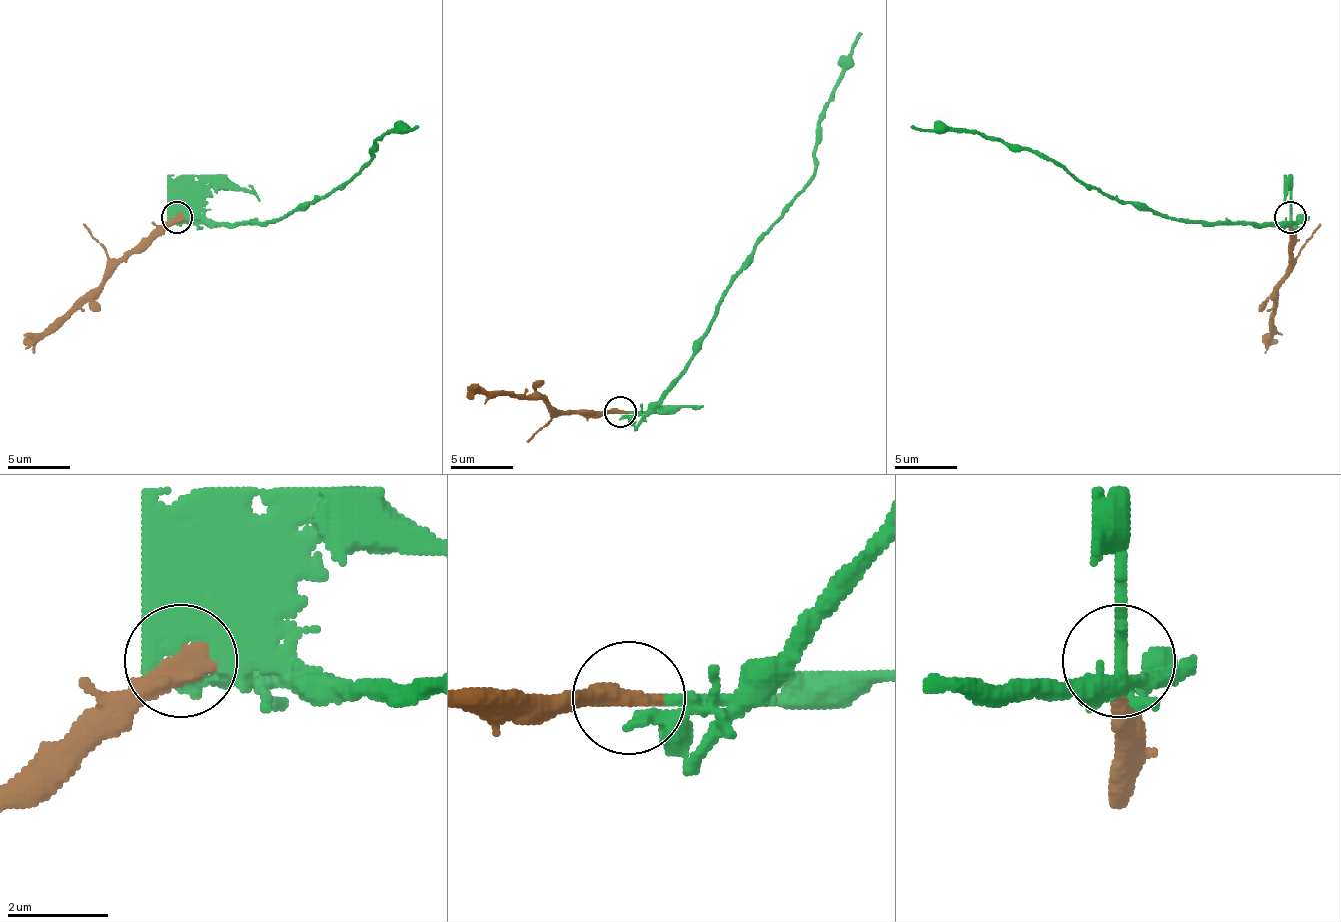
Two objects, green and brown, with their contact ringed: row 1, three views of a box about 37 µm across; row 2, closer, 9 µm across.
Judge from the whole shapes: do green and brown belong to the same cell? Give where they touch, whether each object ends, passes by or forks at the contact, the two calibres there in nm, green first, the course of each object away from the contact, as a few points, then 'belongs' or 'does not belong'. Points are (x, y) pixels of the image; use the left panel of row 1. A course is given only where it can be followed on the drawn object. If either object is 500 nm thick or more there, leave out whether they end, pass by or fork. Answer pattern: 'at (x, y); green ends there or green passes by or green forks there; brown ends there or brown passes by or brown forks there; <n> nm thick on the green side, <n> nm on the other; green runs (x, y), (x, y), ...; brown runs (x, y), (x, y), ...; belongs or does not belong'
at (176, 217); 550 nm thick on the green side, 500 nm on the other; green runs (176, 216), (194, 213), (219, 222), (273, 222), (341, 188), (369, 160), (385, 132), (410, 132), (416, 126); brown runs (176, 216), (98, 285), (23, 344); does not belong

